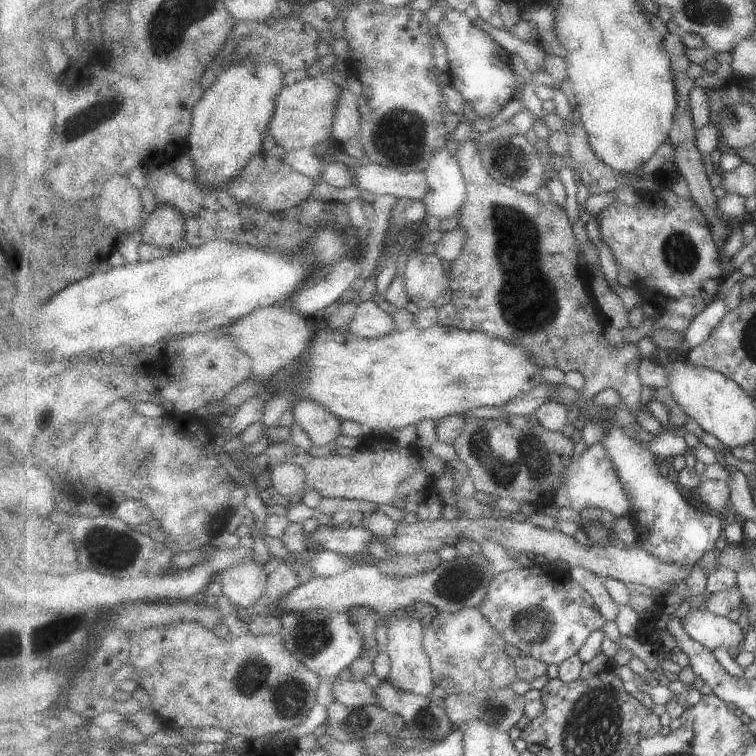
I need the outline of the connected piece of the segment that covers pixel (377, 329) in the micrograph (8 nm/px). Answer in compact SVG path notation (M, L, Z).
M368 299L357 306L357 313L349 328L359 337L379 339L396 332L396 320L378 302Z

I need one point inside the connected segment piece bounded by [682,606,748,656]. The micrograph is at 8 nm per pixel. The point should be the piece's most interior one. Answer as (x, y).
(714, 631)

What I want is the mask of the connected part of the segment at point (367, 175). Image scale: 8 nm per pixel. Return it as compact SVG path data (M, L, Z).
M362 163L355 168L355 184L359 189L380 194L393 194L398 199L422 201L428 196L428 176L424 171L403 173L378 163Z

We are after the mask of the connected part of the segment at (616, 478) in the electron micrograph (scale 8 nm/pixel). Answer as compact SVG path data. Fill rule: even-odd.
M603 440L573 460L573 465L565 471L565 483L557 491L554 505L555 509L566 506L580 512L596 508L596 510L608 510L618 517L631 516L633 512L631 495L620 476L619 467L615 465L613 456Z

